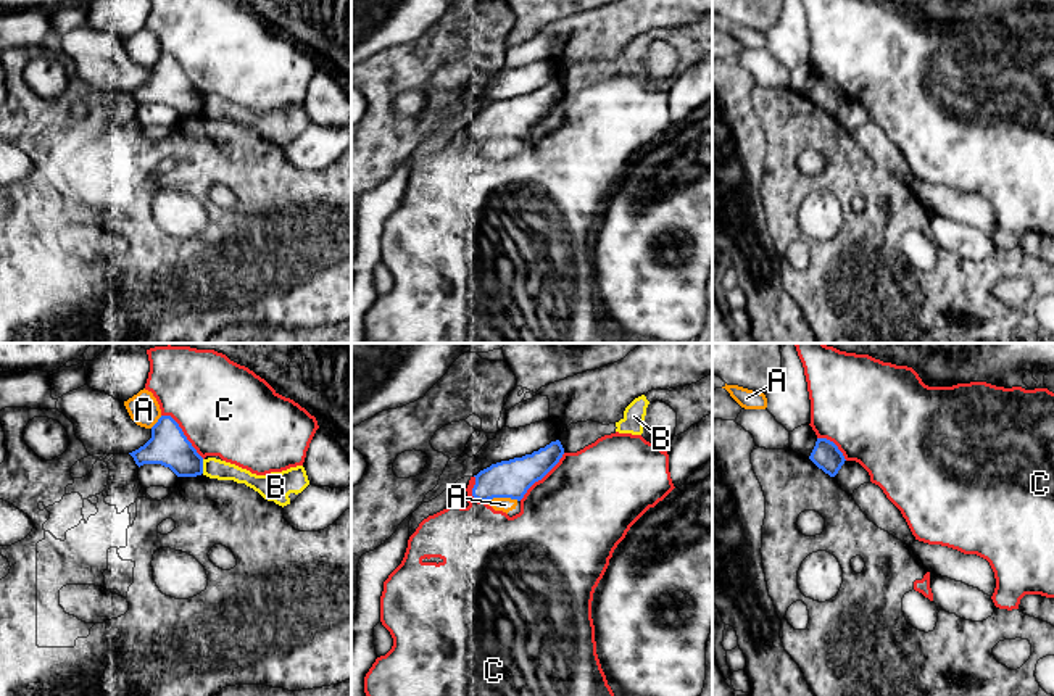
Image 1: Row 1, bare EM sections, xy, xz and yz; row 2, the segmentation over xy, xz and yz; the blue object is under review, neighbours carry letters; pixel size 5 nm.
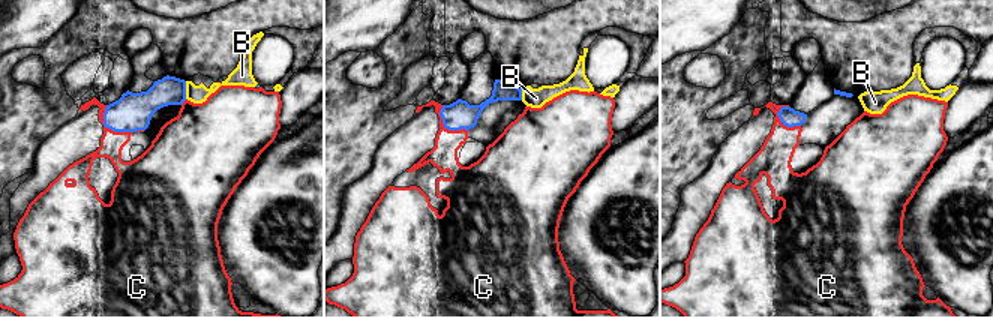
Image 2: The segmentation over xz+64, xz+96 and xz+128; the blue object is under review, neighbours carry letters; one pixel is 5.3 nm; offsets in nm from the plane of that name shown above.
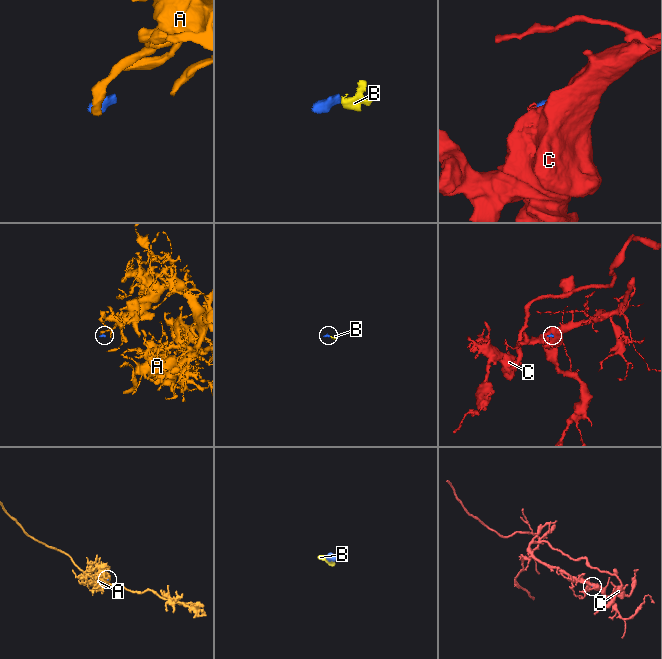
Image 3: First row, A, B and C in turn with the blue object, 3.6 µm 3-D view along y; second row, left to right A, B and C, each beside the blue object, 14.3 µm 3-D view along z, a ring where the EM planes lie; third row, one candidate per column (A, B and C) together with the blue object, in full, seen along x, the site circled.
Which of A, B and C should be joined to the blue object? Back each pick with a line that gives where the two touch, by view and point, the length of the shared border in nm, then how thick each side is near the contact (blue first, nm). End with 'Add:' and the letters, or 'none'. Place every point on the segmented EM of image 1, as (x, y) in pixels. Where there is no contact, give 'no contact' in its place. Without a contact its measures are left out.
Add: none

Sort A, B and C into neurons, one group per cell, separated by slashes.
A / B / C

